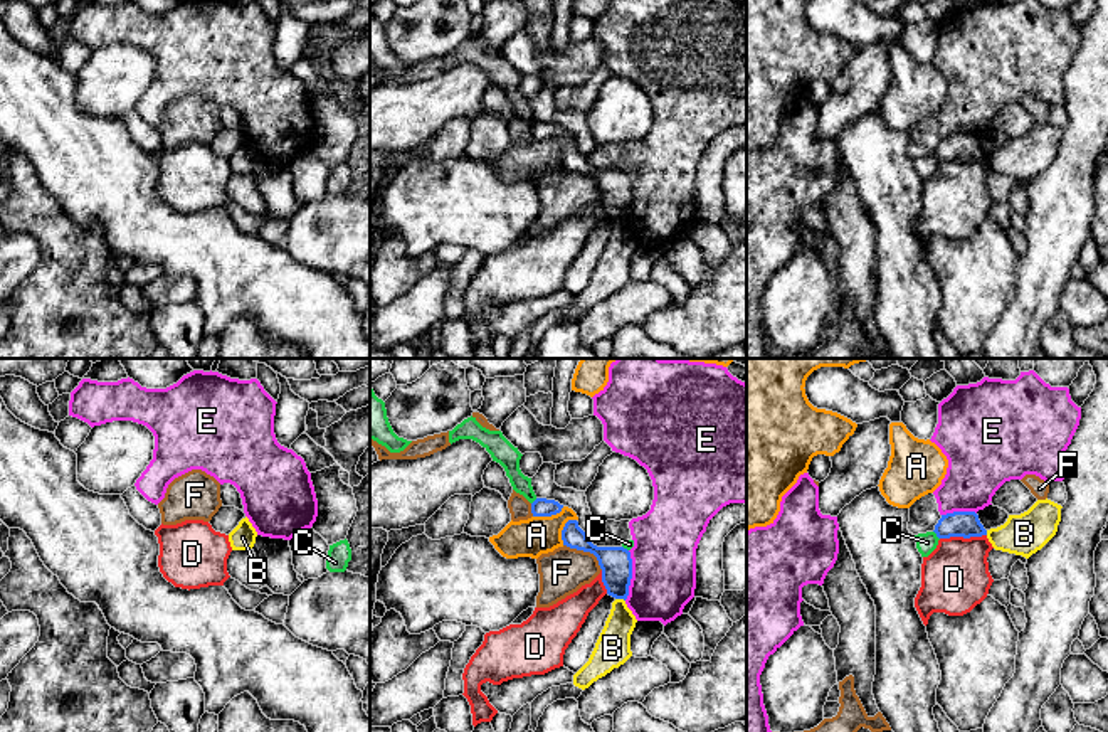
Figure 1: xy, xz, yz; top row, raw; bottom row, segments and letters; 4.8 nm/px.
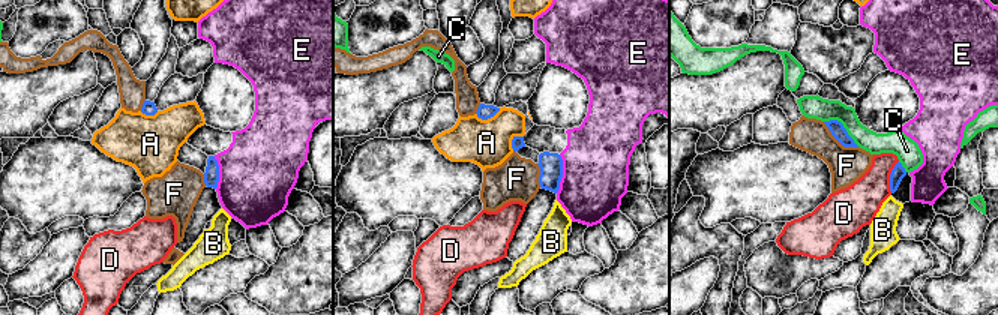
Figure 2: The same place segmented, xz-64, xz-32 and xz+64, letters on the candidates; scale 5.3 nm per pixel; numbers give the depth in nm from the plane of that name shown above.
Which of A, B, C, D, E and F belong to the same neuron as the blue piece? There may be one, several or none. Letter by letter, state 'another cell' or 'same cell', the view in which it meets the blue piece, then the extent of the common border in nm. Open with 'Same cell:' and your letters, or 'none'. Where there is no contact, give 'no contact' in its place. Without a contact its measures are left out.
Same cell: none
A: another cell | xz | 160 nm
B: another cell | xz | 50 nm
C: another cell | yz | 50 nm
D: another cell | yz | 220 nm
E: another cell | xz | 240 nm
F: another cell | xz | 220 nm

